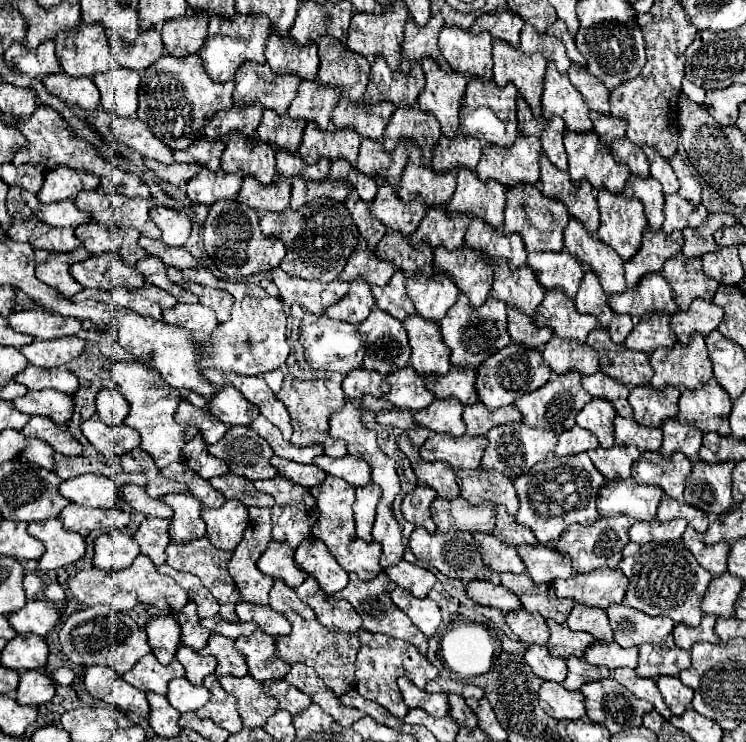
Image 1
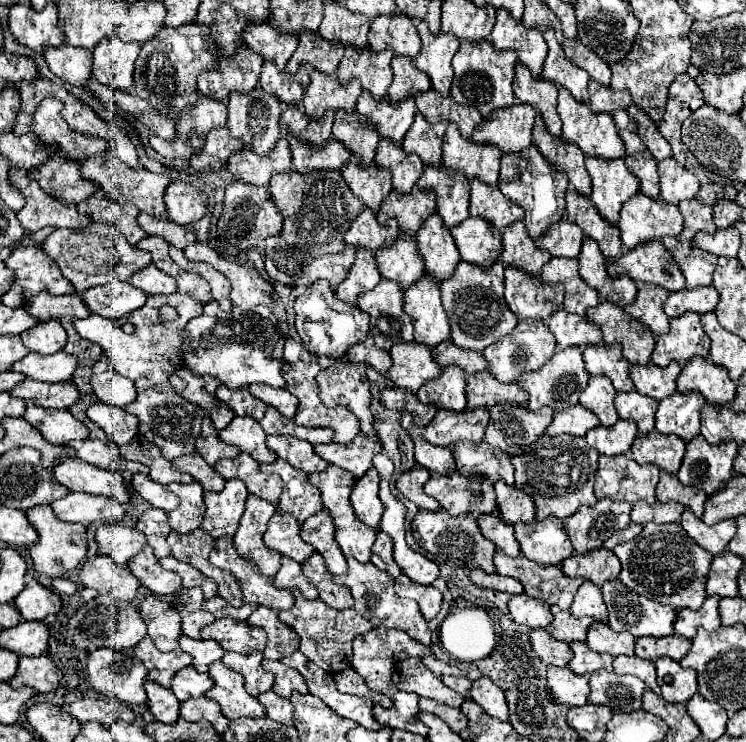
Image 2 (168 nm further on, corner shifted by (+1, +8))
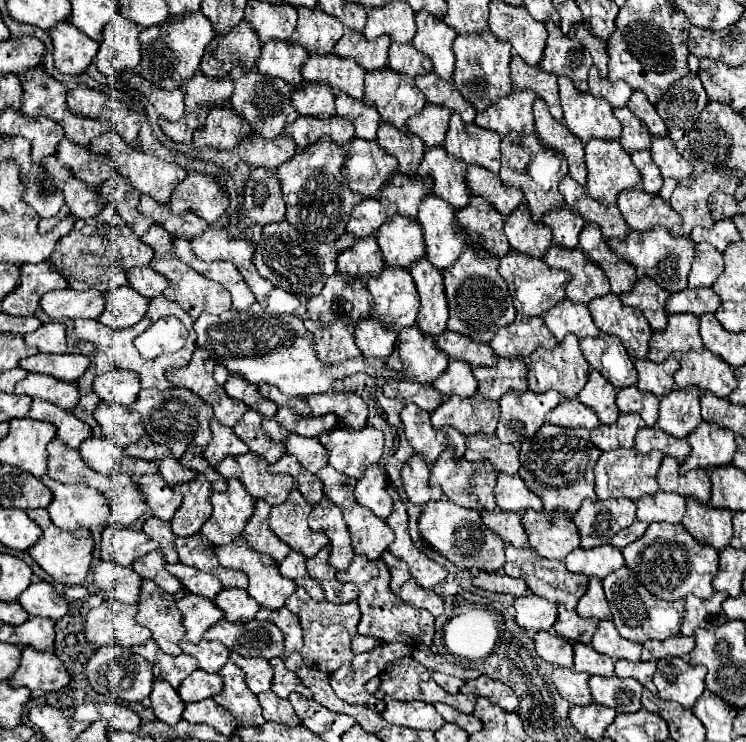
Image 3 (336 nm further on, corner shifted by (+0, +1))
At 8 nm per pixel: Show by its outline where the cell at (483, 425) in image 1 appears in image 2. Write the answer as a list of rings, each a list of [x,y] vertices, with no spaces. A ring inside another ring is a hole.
[[[479,371],[479,375],[469,375],[467,379],[467,407],[493,407],[497,403],[527,405],[527,393],[519,383],[499,383],[491,377],[491,371]]]

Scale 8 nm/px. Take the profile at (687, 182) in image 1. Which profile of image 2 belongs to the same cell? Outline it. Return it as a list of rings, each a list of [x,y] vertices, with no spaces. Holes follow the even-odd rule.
[[[687,73],[677,75],[677,79],[669,87],[667,111],[663,115],[663,123],[659,123],[659,131],[671,143],[673,157],[681,165],[685,165],[685,151],[683,151],[683,143],[681,143],[681,125],[703,103],[705,103],[703,91],[699,91],[699,85],[695,83],[695,79],[691,79]]]

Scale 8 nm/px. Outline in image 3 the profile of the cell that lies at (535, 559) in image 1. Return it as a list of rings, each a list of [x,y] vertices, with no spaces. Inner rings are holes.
[[[524,512],[522,526],[526,530],[528,544],[538,558],[564,560],[572,550],[580,546],[576,526],[572,526],[572,518],[566,514],[548,518],[542,512]]]

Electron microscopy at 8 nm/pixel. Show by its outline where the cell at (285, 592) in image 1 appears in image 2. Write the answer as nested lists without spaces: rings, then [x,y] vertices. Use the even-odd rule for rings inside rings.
[[[283,557],[281,559],[281,569],[277,571],[275,575],[275,587],[285,587],[285,589],[299,589],[307,599],[317,599],[319,593],[317,593],[317,587],[311,585],[303,571],[301,571],[301,565],[295,563],[293,559],[287,559]]]

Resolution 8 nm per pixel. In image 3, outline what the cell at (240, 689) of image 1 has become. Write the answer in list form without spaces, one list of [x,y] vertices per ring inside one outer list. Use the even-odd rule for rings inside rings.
[[[230,654],[230,662],[234,662],[238,668],[246,674],[246,684],[254,694],[268,692],[272,686],[272,666],[264,658],[244,658],[240,654]]]

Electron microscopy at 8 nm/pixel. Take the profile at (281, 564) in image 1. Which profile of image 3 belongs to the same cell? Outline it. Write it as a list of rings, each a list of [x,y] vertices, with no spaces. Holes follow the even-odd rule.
[[[292,488],[288,500],[278,506],[272,506],[268,516],[270,530],[286,546],[290,546],[294,552],[300,552],[306,558],[316,556],[316,552],[328,544],[326,534],[310,530],[306,522],[310,510],[312,508],[304,502],[302,494],[296,488]]]

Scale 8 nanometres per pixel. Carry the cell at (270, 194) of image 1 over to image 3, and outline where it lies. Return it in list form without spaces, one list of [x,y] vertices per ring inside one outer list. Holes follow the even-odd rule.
[[[252,134],[244,142],[240,142],[236,150],[238,150],[238,156],[250,166],[276,170],[280,164],[284,164],[296,154],[296,144],[286,134],[274,140],[256,138],[256,134]]]

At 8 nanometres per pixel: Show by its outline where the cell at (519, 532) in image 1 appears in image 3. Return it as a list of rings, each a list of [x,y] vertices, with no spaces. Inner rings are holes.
[[[498,474],[494,494],[496,494],[496,504],[502,512],[524,512],[524,510],[542,512],[540,498],[536,498],[536,494],[526,490],[518,474],[516,476]]]

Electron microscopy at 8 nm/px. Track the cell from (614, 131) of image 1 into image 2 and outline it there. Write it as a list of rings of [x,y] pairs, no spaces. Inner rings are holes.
[[[593,79],[589,81],[589,103],[595,113],[613,113],[627,109],[631,103],[629,91],[613,91],[611,87],[599,87]]]

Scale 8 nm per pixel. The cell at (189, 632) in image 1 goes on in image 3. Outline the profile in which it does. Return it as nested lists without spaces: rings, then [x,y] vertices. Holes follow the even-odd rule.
[[[188,592],[184,598],[176,602],[178,610],[182,612],[184,618],[184,628],[186,628],[186,640],[190,642],[200,642],[202,634],[214,626],[218,620],[222,620],[222,610],[216,608],[212,600],[206,600],[204,596],[196,596]]]

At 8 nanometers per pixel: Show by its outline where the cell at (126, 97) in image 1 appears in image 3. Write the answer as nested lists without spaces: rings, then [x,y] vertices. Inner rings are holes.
[[[118,14],[104,30],[104,40],[94,58],[94,64],[100,74],[114,76],[122,70],[134,70],[140,64],[140,46],[138,46],[136,26],[124,22],[124,16]]]

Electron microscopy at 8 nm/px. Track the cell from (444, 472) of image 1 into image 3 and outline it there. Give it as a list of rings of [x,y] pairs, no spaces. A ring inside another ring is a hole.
[[[406,404],[400,418],[406,428],[406,438],[410,446],[428,464],[434,464],[440,458],[440,454],[450,446],[454,450],[454,458],[462,458],[466,446],[464,436],[458,430],[434,430],[430,424],[430,412],[420,410],[416,404]]]

